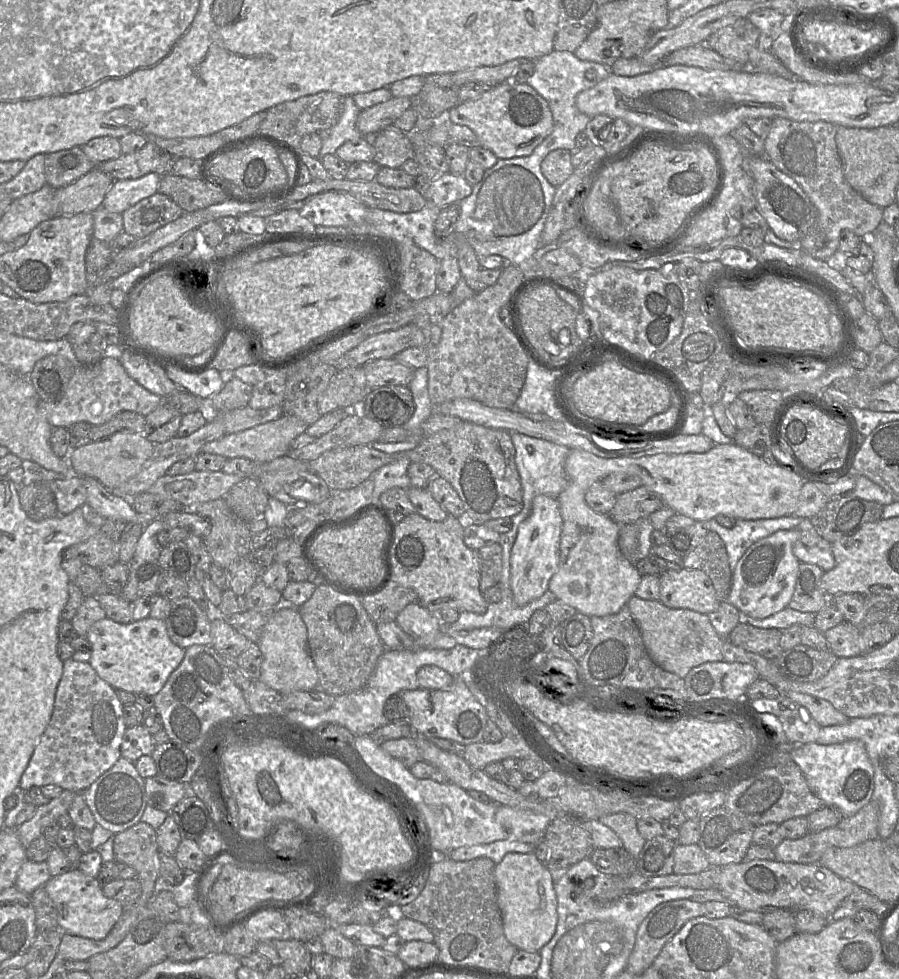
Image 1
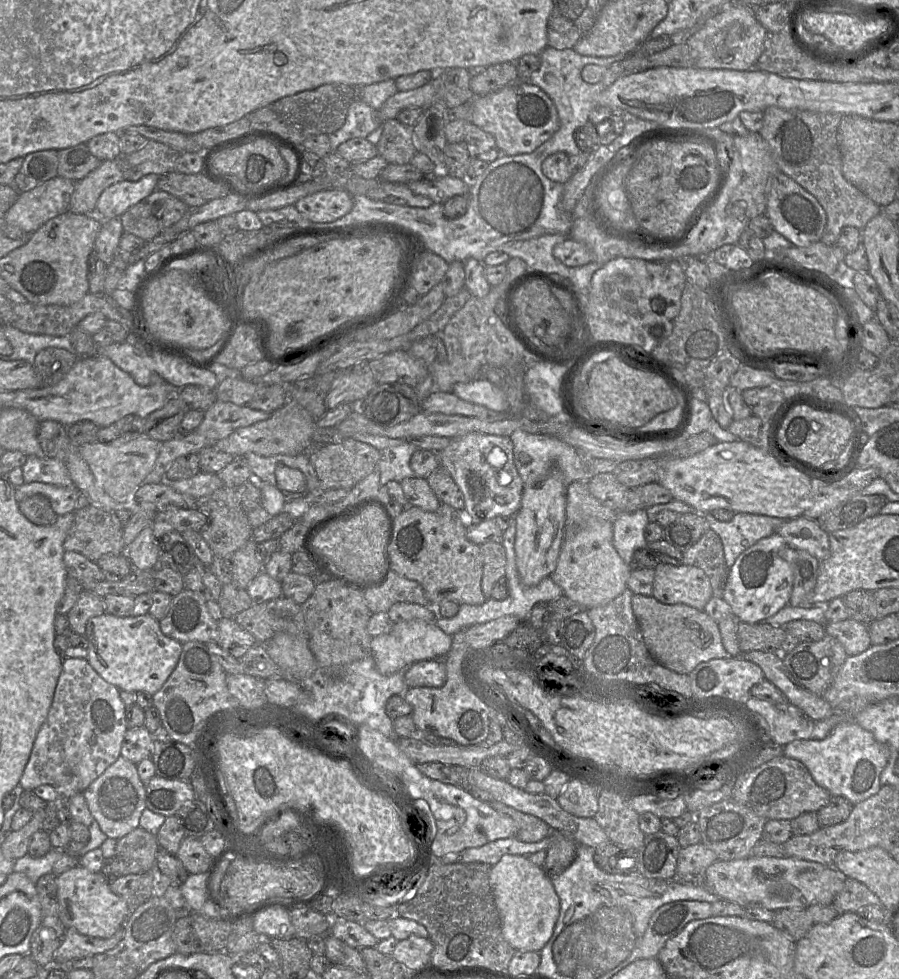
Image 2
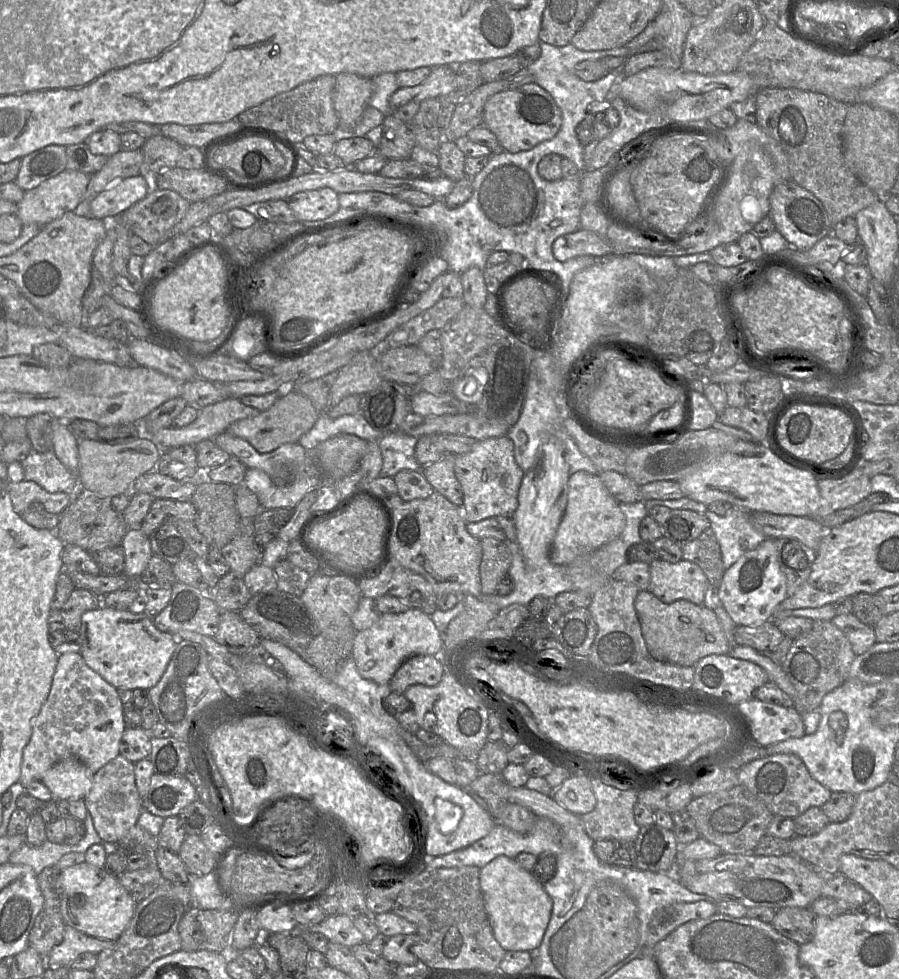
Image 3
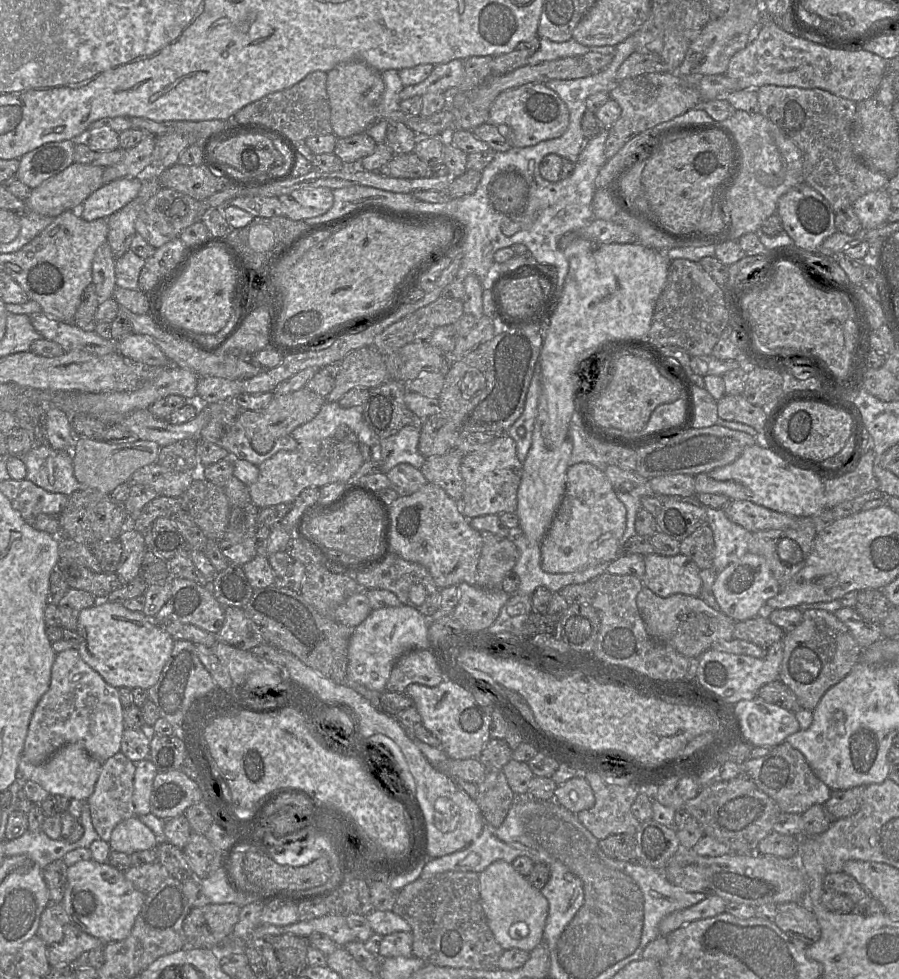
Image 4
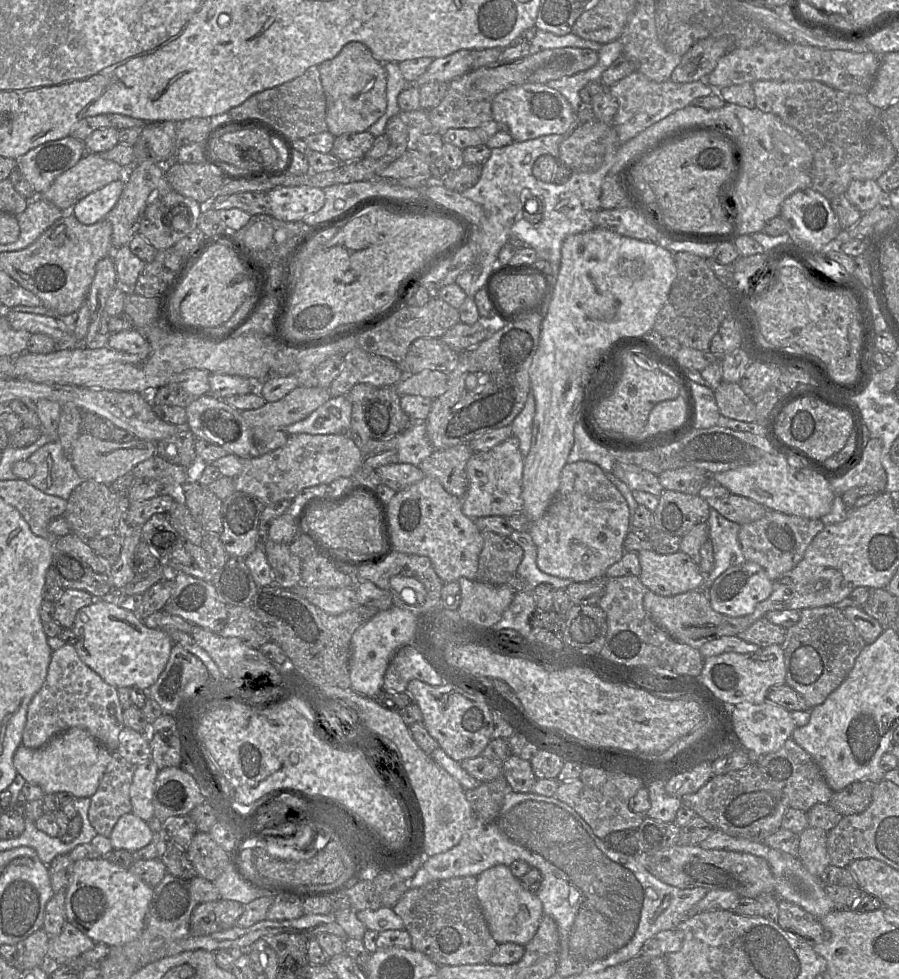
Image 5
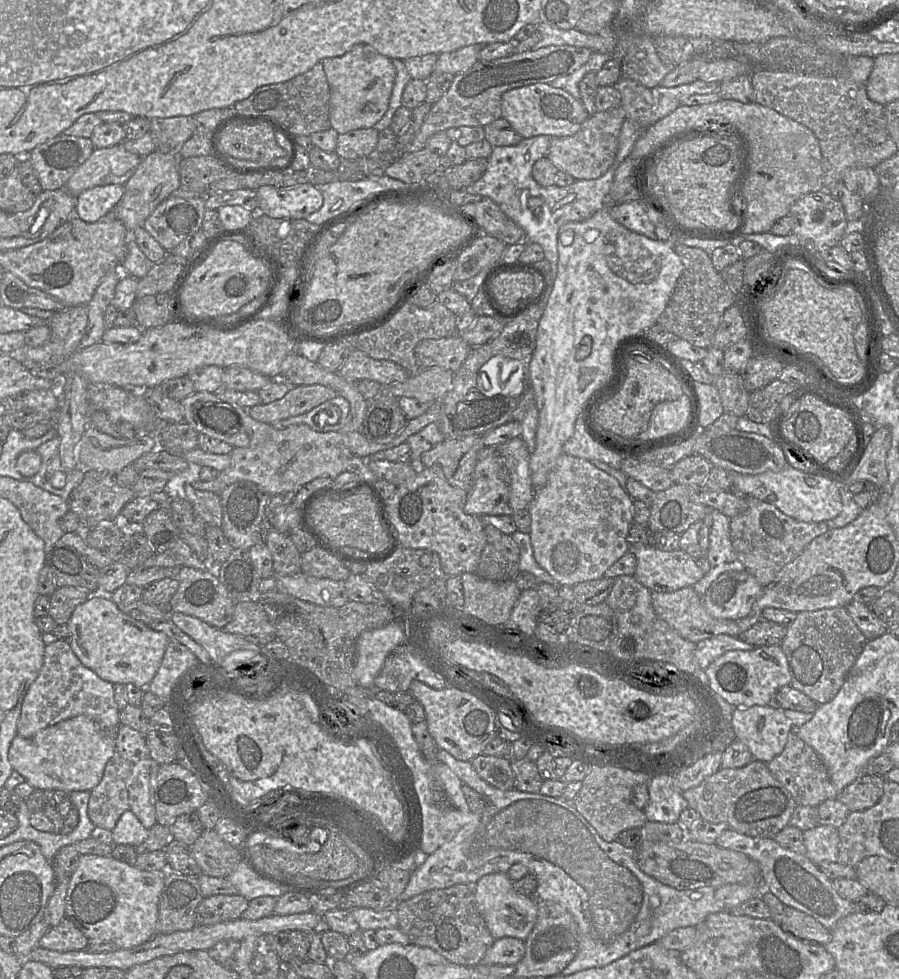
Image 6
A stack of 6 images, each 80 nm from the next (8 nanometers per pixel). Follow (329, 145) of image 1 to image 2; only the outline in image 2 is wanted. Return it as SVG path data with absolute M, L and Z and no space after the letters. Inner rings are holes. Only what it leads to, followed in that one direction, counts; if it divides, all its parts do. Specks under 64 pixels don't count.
M354 99L349 108L343 126L337 131L328 134L331 151L335 152L337 147L352 138L366 138L372 131L382 125L378 118L377 110L370 107L362 100Z

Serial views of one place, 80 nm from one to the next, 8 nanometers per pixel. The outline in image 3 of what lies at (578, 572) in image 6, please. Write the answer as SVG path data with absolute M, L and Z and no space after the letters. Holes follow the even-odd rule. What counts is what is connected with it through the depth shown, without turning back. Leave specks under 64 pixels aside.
M578 471L568 479L567 505L556 531L550 561L556 565L568 565L578 556L592 553L619 536L625 527L625 516L619 503L610 494L599 475Z

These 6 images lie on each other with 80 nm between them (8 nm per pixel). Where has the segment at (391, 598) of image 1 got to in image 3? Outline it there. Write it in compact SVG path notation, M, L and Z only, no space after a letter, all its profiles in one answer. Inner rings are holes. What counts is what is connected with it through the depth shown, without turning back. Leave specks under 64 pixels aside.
M390 562L375 577L358 582L362 595L376 599L383 595L400 598L410 608L417 608L431 615L437 609L437 597L431 583L427 579L399 563ZM414 591L421 593L419 601L411 599Z

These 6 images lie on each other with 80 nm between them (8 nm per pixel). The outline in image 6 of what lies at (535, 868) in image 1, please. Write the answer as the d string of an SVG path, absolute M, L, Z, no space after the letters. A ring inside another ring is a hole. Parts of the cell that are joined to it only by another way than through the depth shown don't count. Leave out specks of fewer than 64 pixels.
M490 873L476 882L476 907L494 939L513 937L525 941L537 920L537 899L516 893L507 873Z

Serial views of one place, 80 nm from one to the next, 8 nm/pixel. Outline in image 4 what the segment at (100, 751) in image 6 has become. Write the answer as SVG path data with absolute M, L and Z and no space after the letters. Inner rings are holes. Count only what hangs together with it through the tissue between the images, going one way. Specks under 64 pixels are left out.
M69 743L59 748L46 762L33 765L20 759L18 774L42 786L50 795L62 795L69 799L87 801L95 789L102 763L93 758L81 743Z

